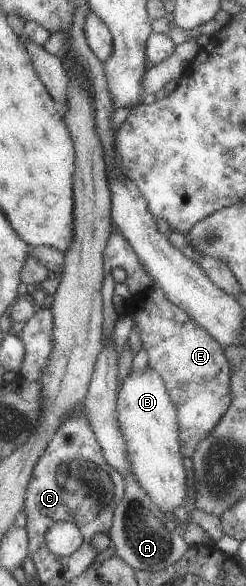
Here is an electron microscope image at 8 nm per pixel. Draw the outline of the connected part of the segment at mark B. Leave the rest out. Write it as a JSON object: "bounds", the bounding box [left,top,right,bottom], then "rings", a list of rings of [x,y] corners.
{"bounds":[116,367,188,516],"rings":[[[150,367],[139,372],[131,369],[122,379],[117,394],[116,421],[124,435],[130,467],[151,500],[172,516],[174,509],[186,503],[188,485],[184,458],[180,453],[178,415],[165,381]]]}

